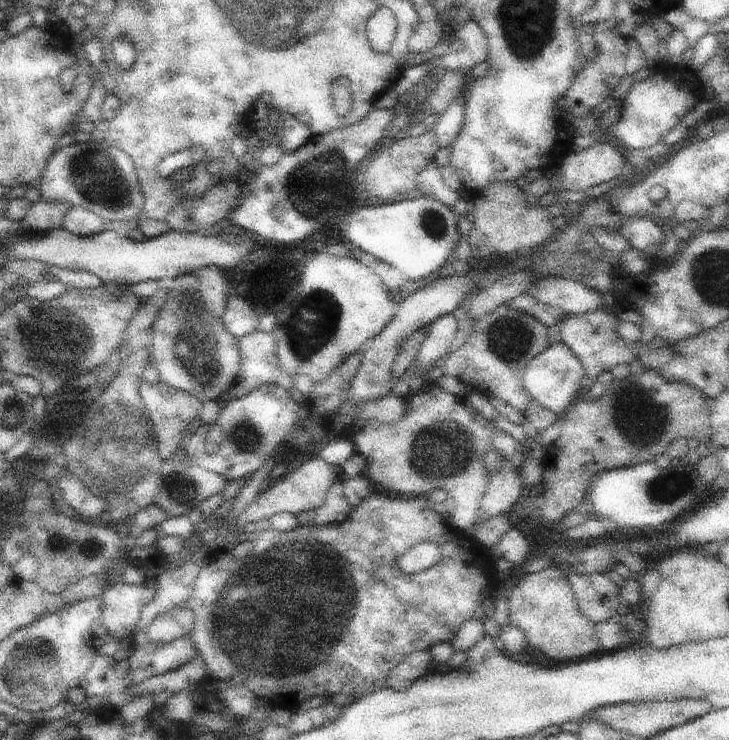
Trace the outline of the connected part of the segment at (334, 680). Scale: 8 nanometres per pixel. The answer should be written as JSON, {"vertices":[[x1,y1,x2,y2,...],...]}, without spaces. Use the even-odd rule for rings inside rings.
{"vertices":[[371,490,371,494,365,496,341,524,333,524,333,526,325,526,325,528,321,528,321,526,297,526,291,532,277,532,275,528,265,528,265,530,253,532,253,534,245,532,245,538,251,540,251,544,253,544,253,550,249,556,237,560,233,556,233,552,227,550,225,546,221,550,217,550,215,554,211,554,195,578,191,598,185,602,185,608,189,608,191,614,195,616,195,628,191,630,191,640,195,644,197,656,203,658,203,662,209,670,209,678,229,680,229,678,233,678,233,674,239,674,239,676,243,676,243,684,253,694,257,694,265,704,275,706,275,708,283,708,289,712,295,710,299,702,309,700,311,696,319,696,319,694,329,696,329,698,331,696,333,698,335,696,363,698,363,696,369,696,381,688,387,688,389,686,387,676,409,654,429,650,435,644,451,642,455,638,455,634,459,632,459,628,463,626,463,622,467,622,467,620,491,618,491,608,485,606,485,590,489,588,491,578,487,578,485,570,475,564,475,552,469,550,473,546,473,542,463,536,465,532,449,526,451,524,449,518,433,512,427,502,429,502,427,496,407,498,407,496,393,496,393,494,387,494,383,490,381,492],[423,542,437,542,443,550,441,560,425,572,403,574,401,566,399,566,399,558,407,550,411,550,413,546,423,544]]}

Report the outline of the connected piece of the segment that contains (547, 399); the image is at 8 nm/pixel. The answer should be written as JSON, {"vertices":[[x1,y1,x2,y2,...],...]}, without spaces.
{"vertices":[[557,340,553,346,549,346,547,350,543,350,541,354,537,354,523,376,523,386,527,388,527,392,531,394,533,400,537,400,541,406,545,406,547,410,555,412,555,416,563,416,569,406,579,400,581,396,581,380,585,376,585,368,579,360,579,356,561,340]]}

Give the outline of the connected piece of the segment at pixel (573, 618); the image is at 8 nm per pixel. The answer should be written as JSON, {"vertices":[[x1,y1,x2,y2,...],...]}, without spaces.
{"vertices":[[545,566,537,574,523,574,519,584,513,586,509,598,509,624,519,628,527,644,553,662,577,662,593,656,593,652,603,652,597,638,595,622,591,622,577,606,571,584,559,566]]}

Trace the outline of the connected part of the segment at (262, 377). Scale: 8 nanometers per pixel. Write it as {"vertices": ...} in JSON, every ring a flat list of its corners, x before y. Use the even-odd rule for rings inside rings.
{"vertices":[[253,330,251,334,245,334,239,338,239,348,241,348,241,368,235,376,235,382,231,384,231,388,219,398,221,404,225,406,229,400,235,400,235,398,241,398,241,396,247,396,249,392,257,390,259,386,263,384,277,384,285,390,291,392,291,388,295,388,295,380,289,378,289,374,281,372,281,364,279,364,279,358,277,358,277,338,275,334,267,334,267,332,261,332,261,330]]}

